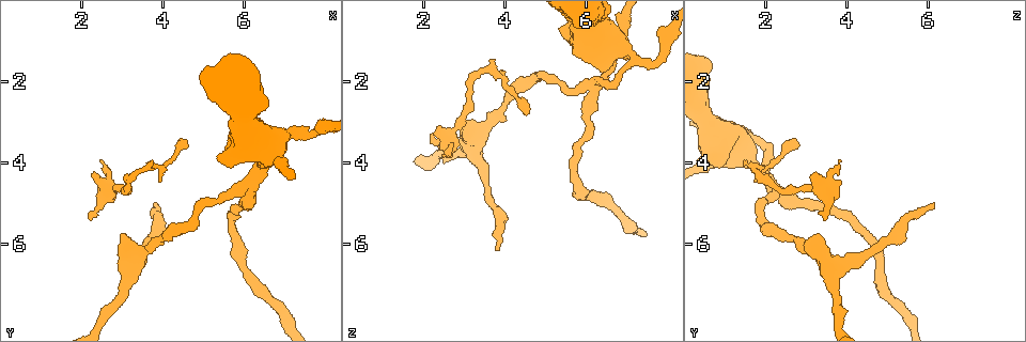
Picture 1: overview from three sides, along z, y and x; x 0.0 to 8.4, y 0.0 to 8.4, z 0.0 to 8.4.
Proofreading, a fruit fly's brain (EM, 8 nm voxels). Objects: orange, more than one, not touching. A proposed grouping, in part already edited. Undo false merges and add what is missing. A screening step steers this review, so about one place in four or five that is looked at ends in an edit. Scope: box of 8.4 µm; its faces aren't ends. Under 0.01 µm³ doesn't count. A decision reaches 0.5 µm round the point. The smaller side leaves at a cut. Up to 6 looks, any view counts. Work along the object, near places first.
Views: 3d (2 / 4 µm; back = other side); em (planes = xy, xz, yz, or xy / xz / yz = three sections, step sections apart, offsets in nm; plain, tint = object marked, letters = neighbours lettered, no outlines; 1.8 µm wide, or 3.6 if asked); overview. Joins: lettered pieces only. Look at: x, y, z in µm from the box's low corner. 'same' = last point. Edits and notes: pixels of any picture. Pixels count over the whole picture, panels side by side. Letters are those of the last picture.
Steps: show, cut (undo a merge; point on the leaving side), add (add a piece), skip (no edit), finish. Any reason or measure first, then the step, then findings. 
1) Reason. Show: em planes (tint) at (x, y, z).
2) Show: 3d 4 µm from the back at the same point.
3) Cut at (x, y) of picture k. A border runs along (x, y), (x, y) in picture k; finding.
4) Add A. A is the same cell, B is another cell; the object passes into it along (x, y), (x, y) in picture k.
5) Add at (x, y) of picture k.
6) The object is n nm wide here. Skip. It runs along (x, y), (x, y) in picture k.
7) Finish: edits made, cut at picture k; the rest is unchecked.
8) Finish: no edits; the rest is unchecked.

Four arms meet. Show: 3d 2 µm at (6.30, 4.25, 2.00).

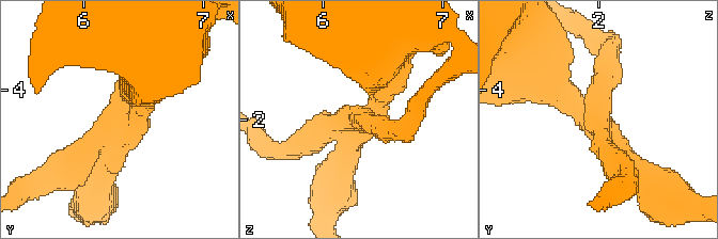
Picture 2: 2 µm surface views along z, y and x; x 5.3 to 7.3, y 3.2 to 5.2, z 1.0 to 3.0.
4 arms meet here; need the tissue. Show: em 3.6 µm planes (tint) at (6.32, 4.24, 1.98).

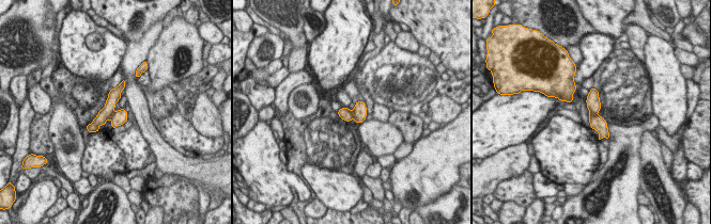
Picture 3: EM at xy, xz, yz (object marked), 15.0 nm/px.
Show: em 3.6 µm planes (letters) at the same point.

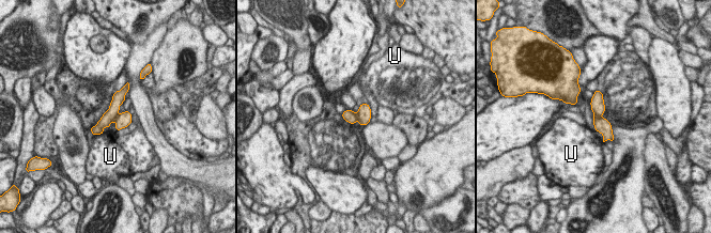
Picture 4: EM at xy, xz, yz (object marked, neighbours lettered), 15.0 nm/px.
Cut at (598, 107) of picture 4. U is another cell; a second neuron is stuck on.

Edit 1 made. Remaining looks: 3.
Sharp bend. Show: em xz step 16 (tint) at (3.45, 4.20, 1.75).

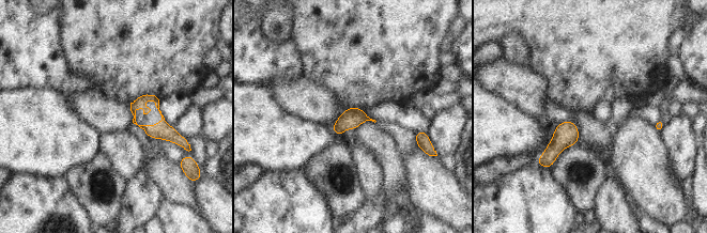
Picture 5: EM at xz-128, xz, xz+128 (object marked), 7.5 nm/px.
Show: em planes (letters) at the same point.

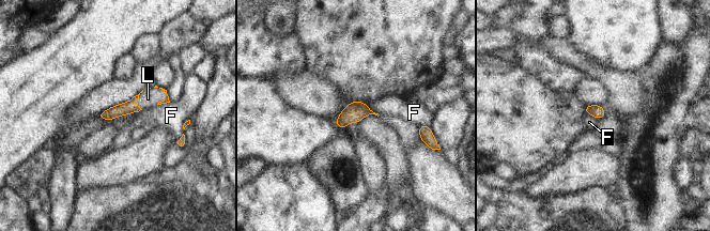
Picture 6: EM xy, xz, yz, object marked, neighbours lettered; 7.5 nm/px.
Add L. L is the same cell, F is another cell; the object passes into it along (166, 99), (165, 94), (149, 98) in picture 6; the neuron continues.

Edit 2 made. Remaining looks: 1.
Finish: edits made, cut at picture 4, add at picture 6; the rest is unchecked.

